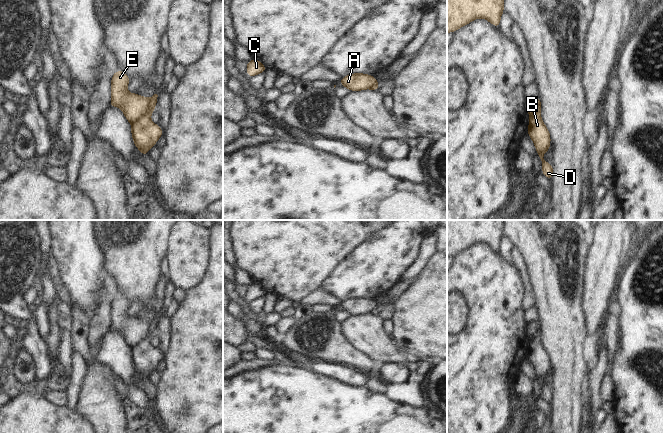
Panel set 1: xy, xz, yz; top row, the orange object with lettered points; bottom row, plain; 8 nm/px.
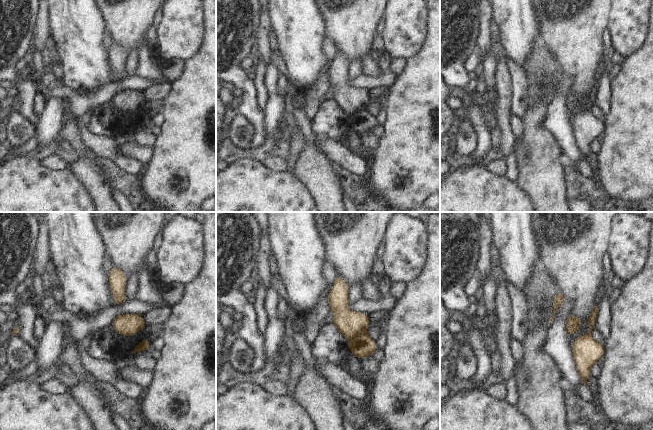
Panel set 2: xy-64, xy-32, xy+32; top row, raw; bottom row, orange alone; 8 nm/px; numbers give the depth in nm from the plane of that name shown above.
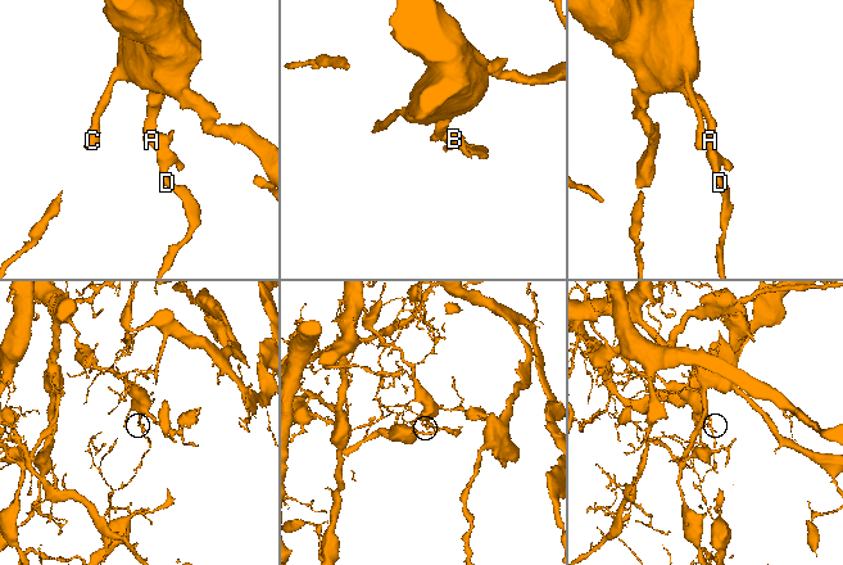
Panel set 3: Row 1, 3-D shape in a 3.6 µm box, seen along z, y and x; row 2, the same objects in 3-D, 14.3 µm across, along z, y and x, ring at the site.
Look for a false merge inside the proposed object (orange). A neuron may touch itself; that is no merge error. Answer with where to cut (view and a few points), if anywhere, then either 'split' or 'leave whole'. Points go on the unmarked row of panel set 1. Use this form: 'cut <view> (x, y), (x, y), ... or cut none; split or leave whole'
cut xy (149, 322), (147, 335), (132, 348); split

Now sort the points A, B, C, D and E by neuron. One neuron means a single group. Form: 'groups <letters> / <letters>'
groups A C E / B D

